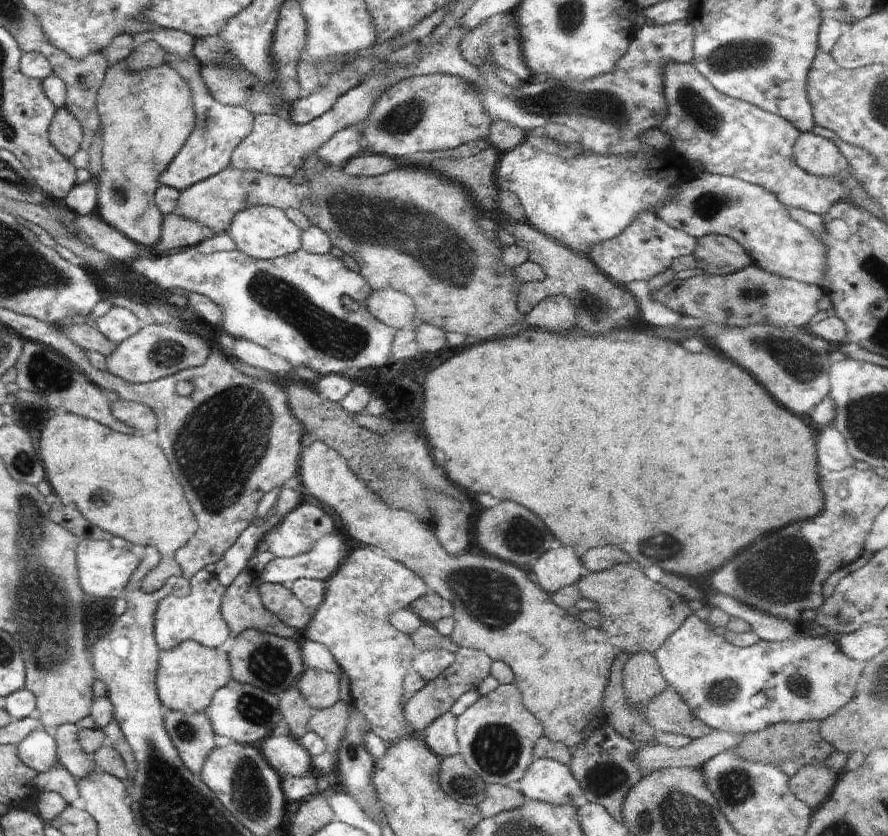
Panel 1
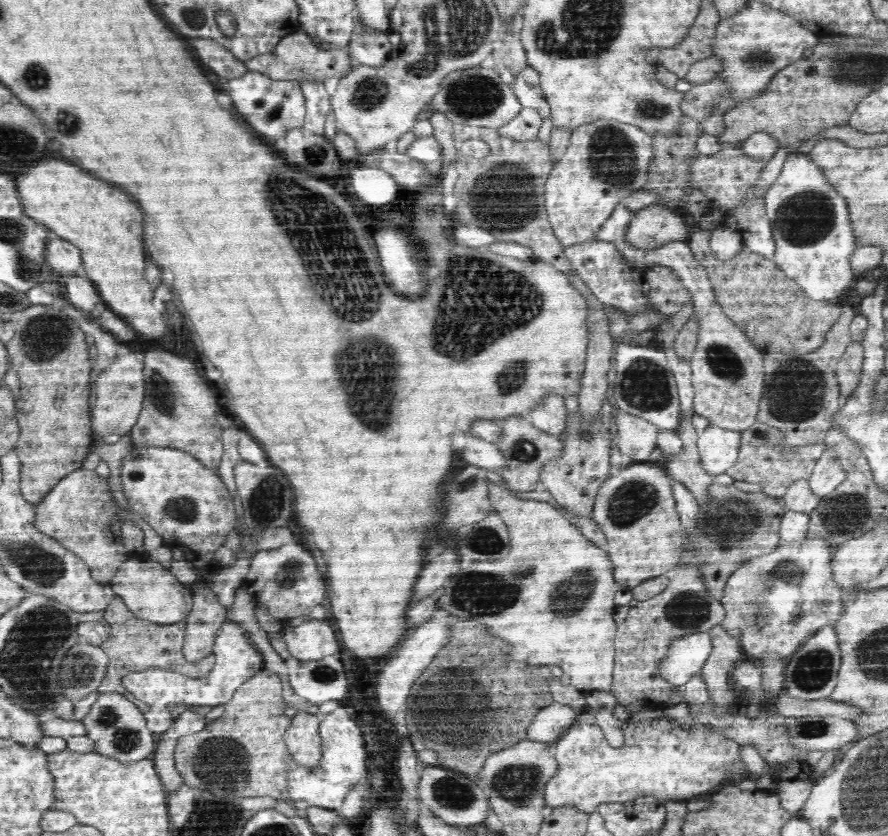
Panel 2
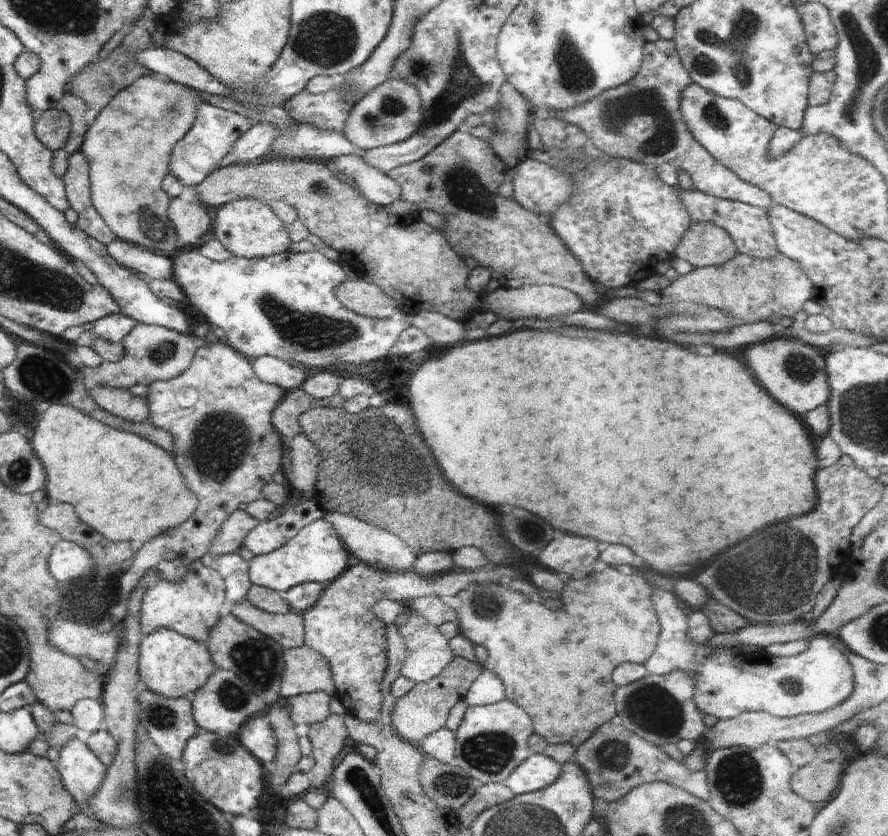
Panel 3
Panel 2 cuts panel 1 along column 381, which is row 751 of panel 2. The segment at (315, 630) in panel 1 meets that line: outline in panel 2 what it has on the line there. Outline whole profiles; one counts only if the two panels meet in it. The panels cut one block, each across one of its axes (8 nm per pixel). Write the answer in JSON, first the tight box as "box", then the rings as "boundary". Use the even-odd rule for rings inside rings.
{"box":[544,717,751,816],"boundary":[[[660,717],[659,719],[652,719],[651,721],[642,721],[642,722],[632,722],[630,720],[624,720],[621,723],[622,733],[624,733],[623,745],[620,748],[614,748],[608,744],[606,741],[606,737],[602,732],[602,729],[595,724],[586,724],[576,722],[570,728],[566,729],[566,732],[560,736],[558,740],[552,745],[552,754],[558,763],[557,773],[546,783],[544,789],[544,798],[546,801],[544,816],[547,816],[551,813],[552,810],[556,810],[556,808],[560,808],[560,806],[575,806],[580,812],[591,813],[596,810],[597,806],[602,803],[613,803],[619,802],[623,803],[627,800],[634,800],[636,797],[644,796],[644,795],[652,795],[658,800],[666,801],[666,800],[674,800],[674,801],[682,801],[683,799],[690,799],[693,797],[698,797],[700,795],[707,795],[715,793],[720,790],[722,786],[724,786],[724,782],[726,782],[726,778],[728,776],[732,776],[732,774],[738,774],[738,776],[751,777],[748,774],[748,769],[740,758],[740,753],[738,753],[738,749],[740,745],[734,740],[728,739],[724,733],[720,733],[720,731],[711,730],[708,725],[694,725],[691,729],[684,729],[680,723],[676,721],[670,721],[668,717]]]}

